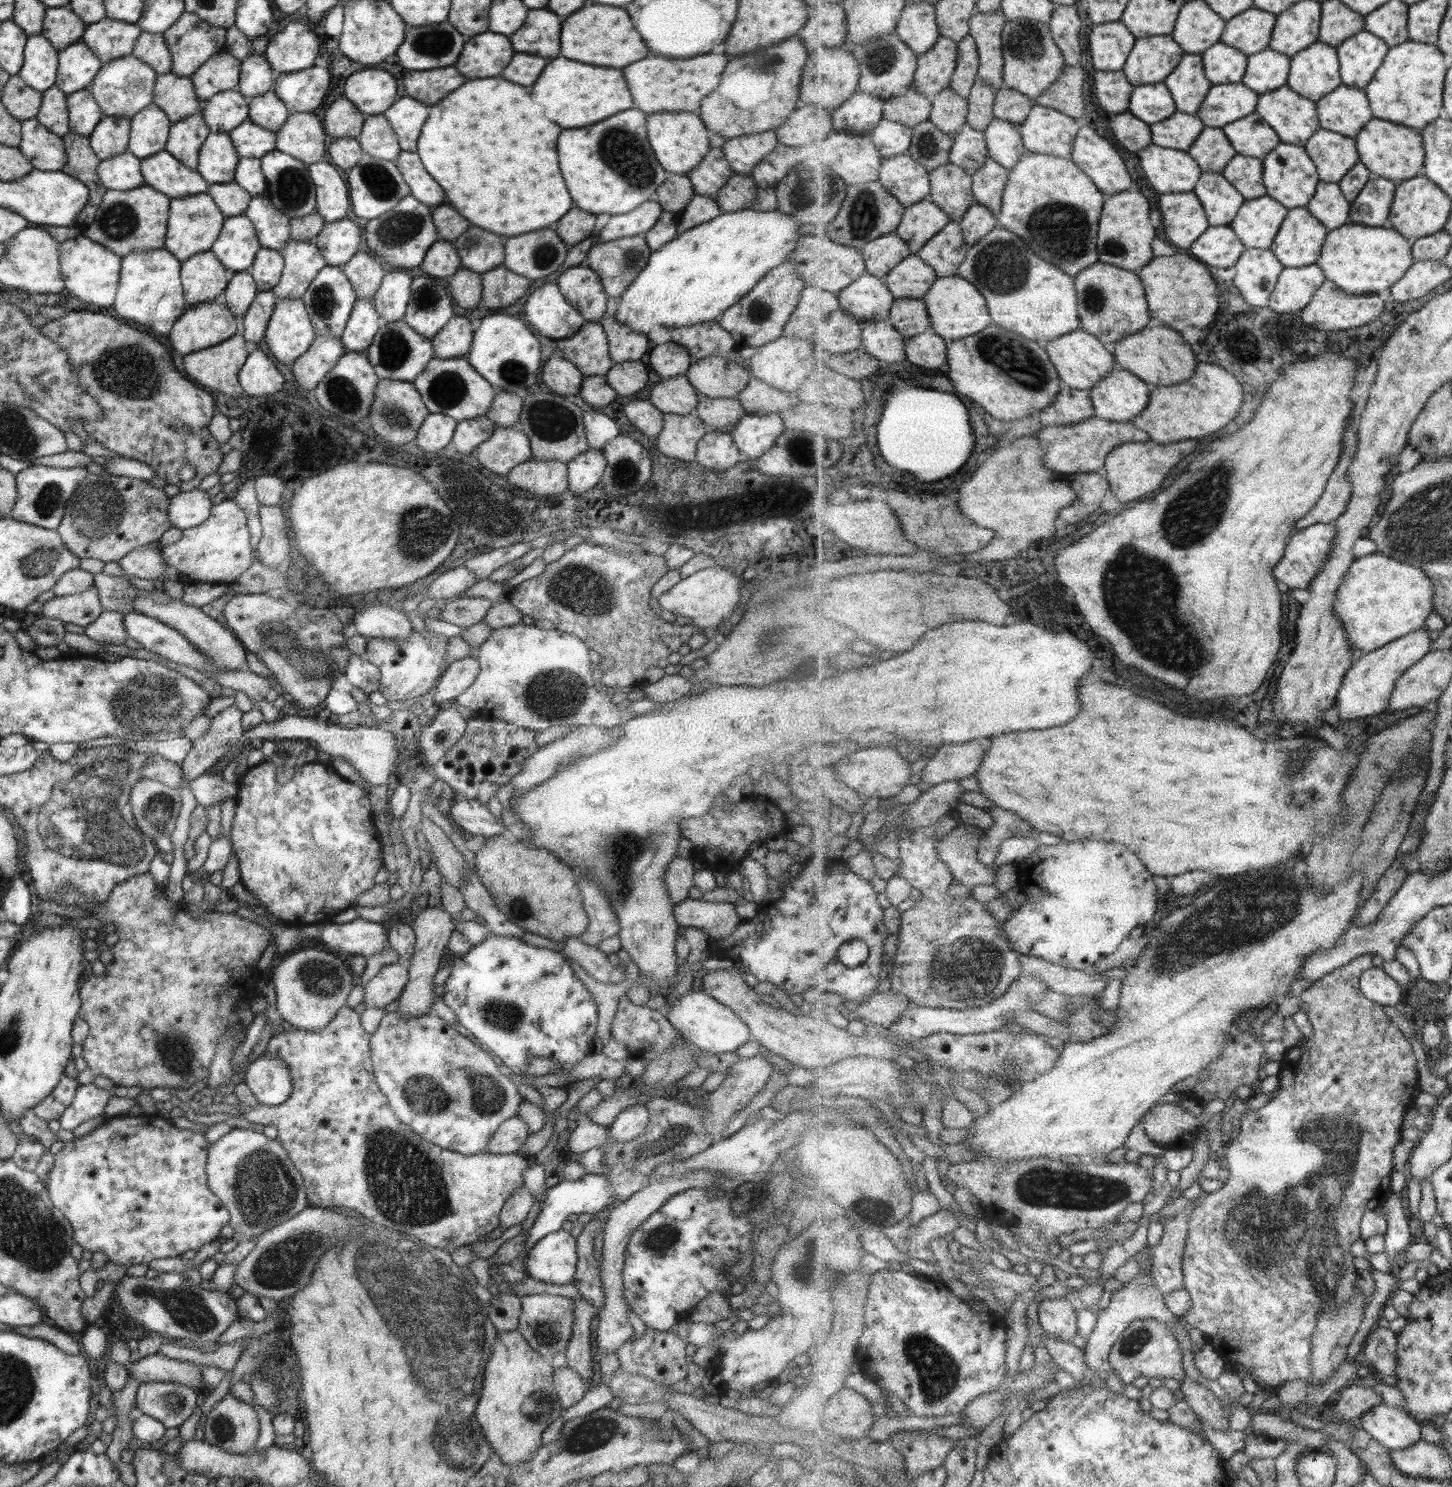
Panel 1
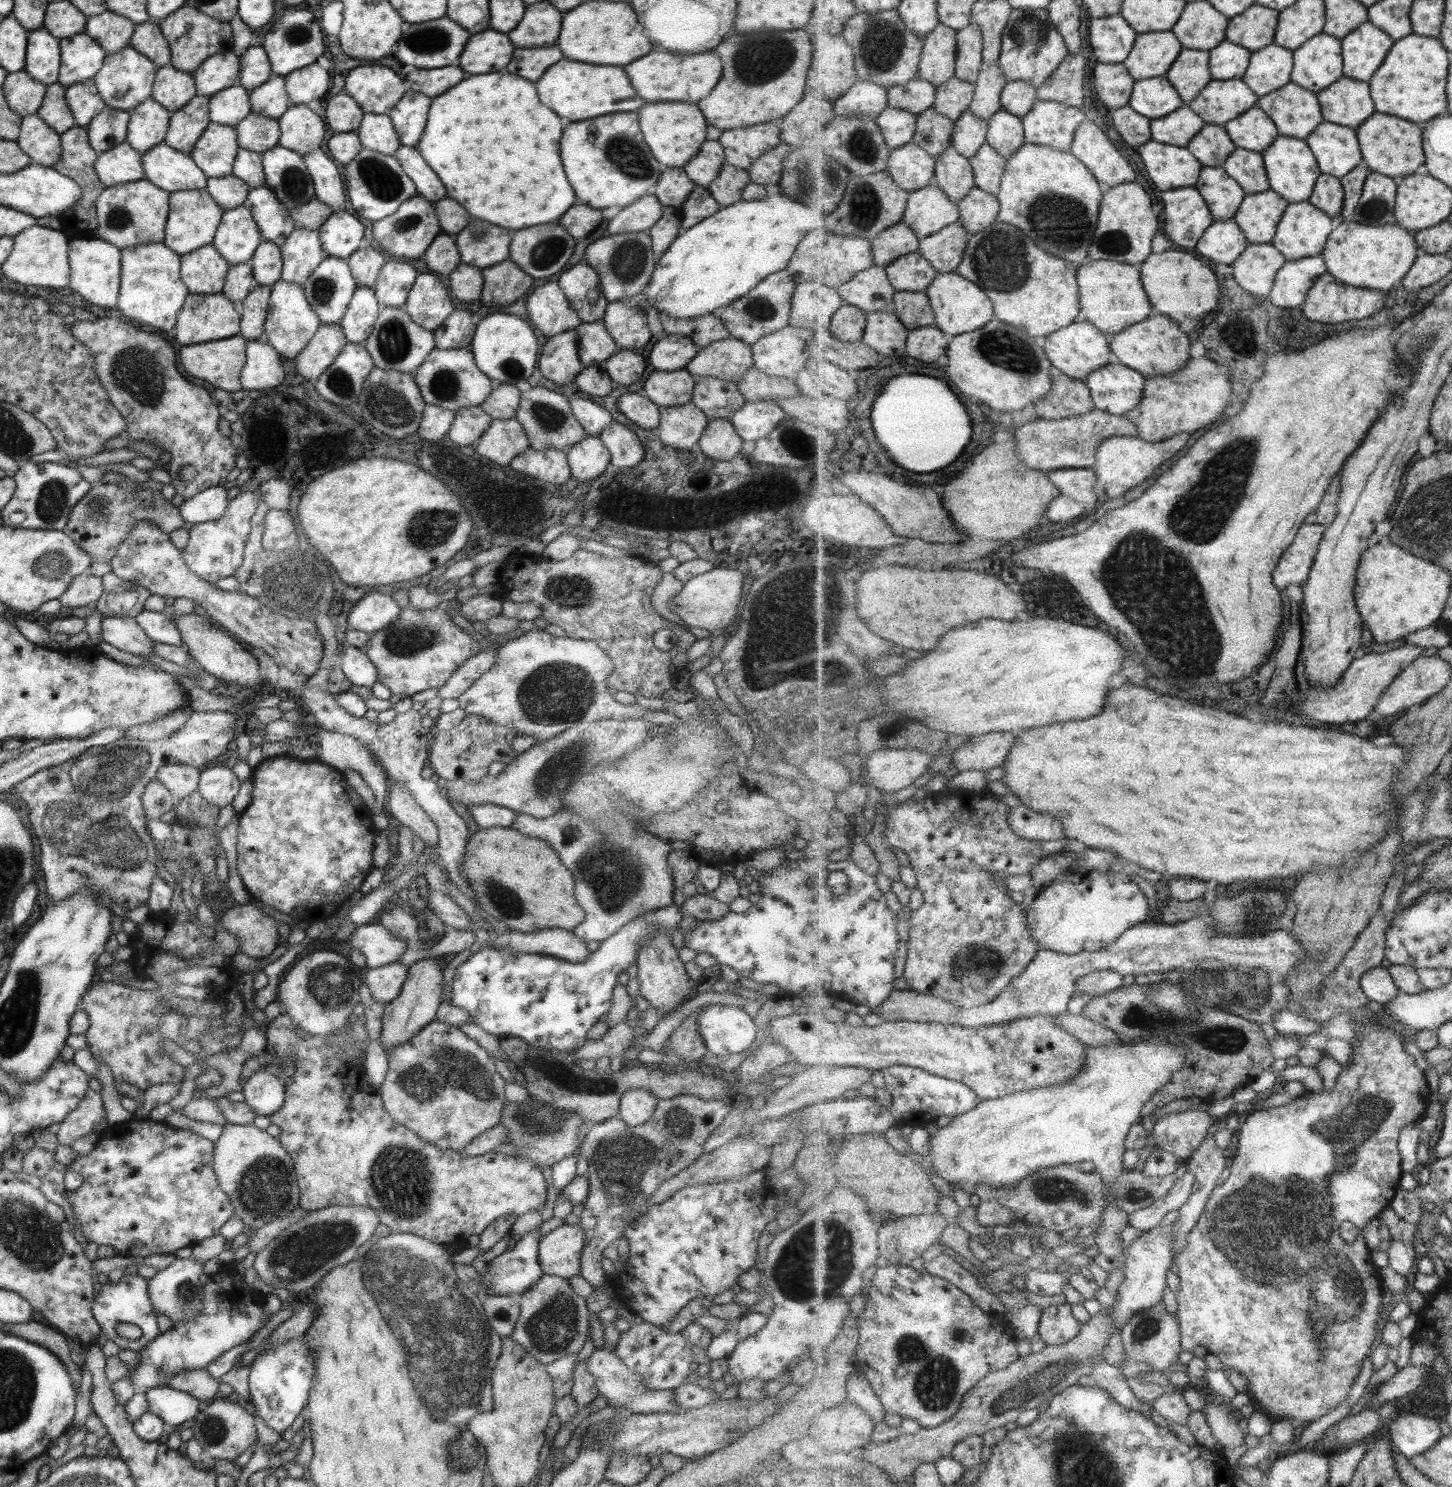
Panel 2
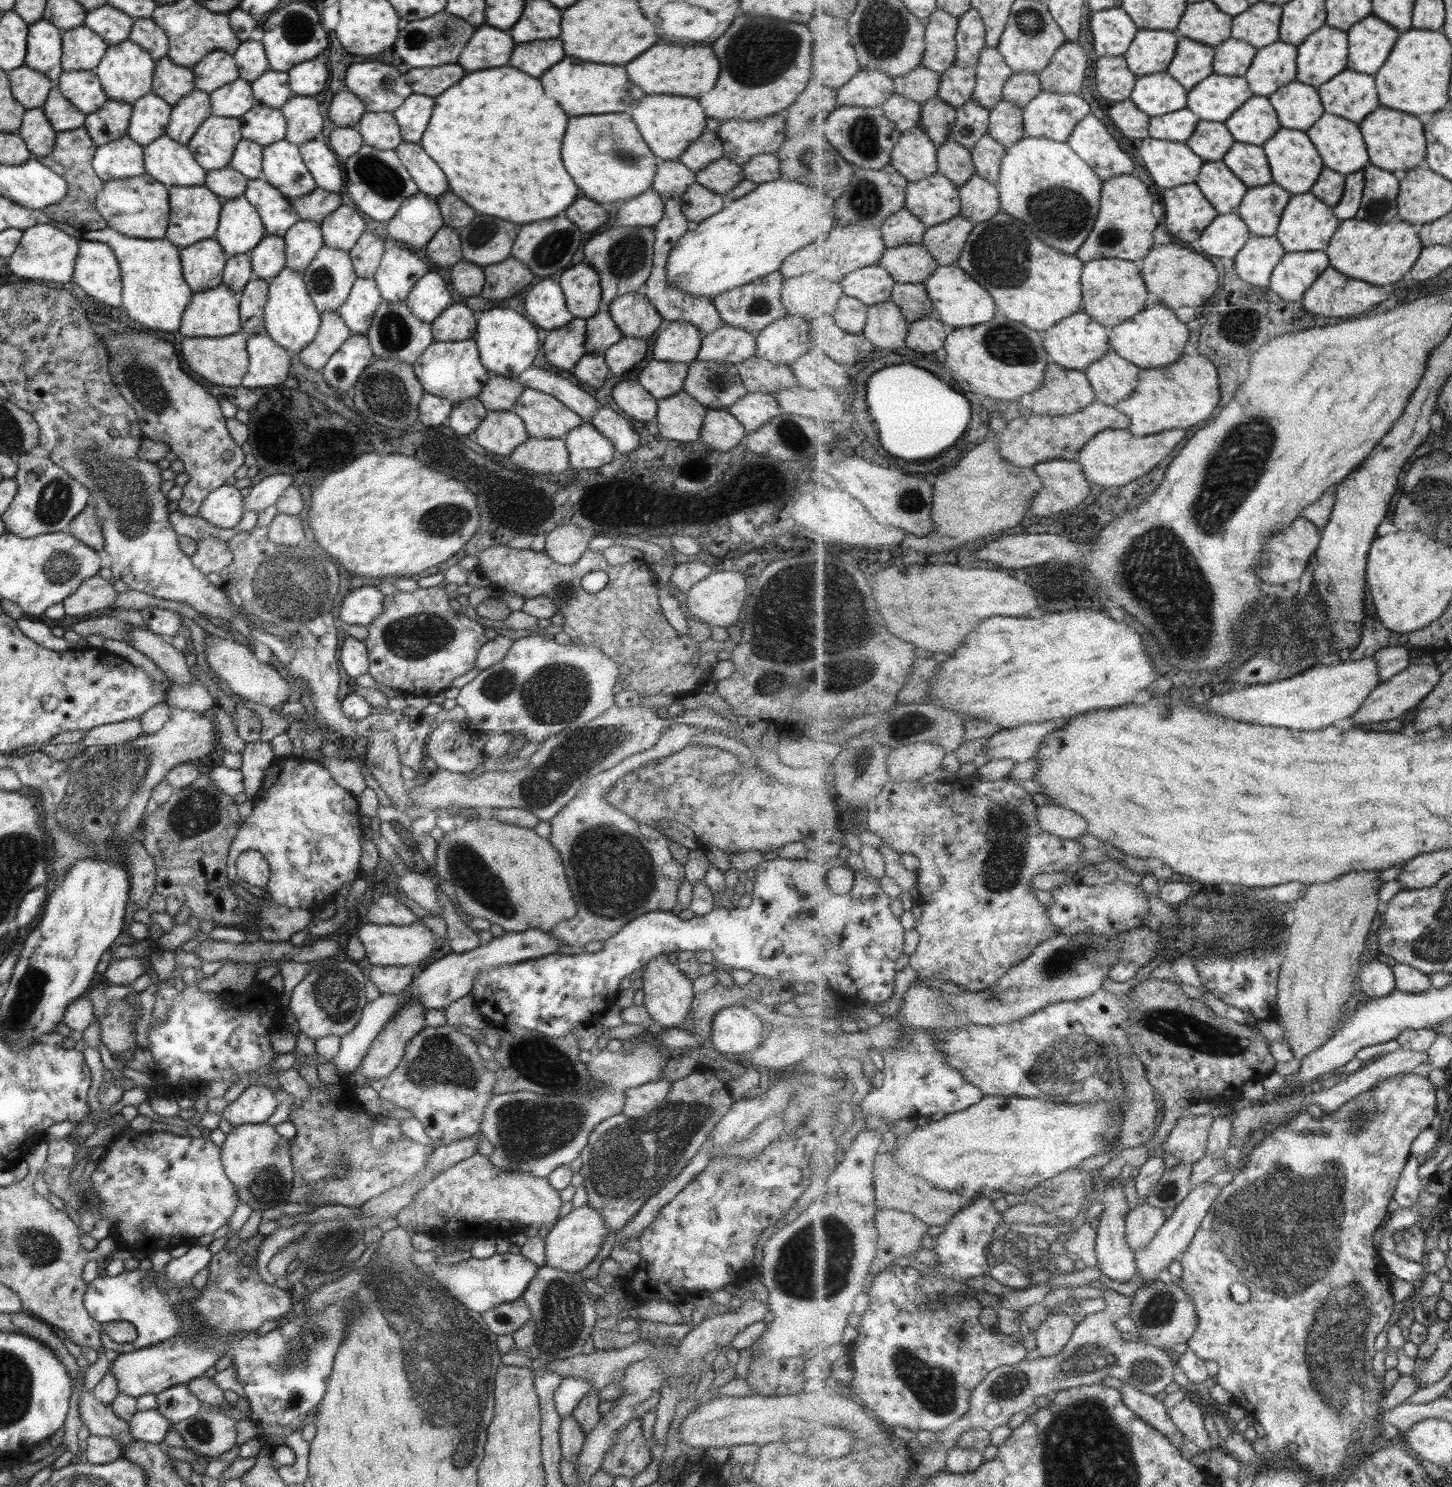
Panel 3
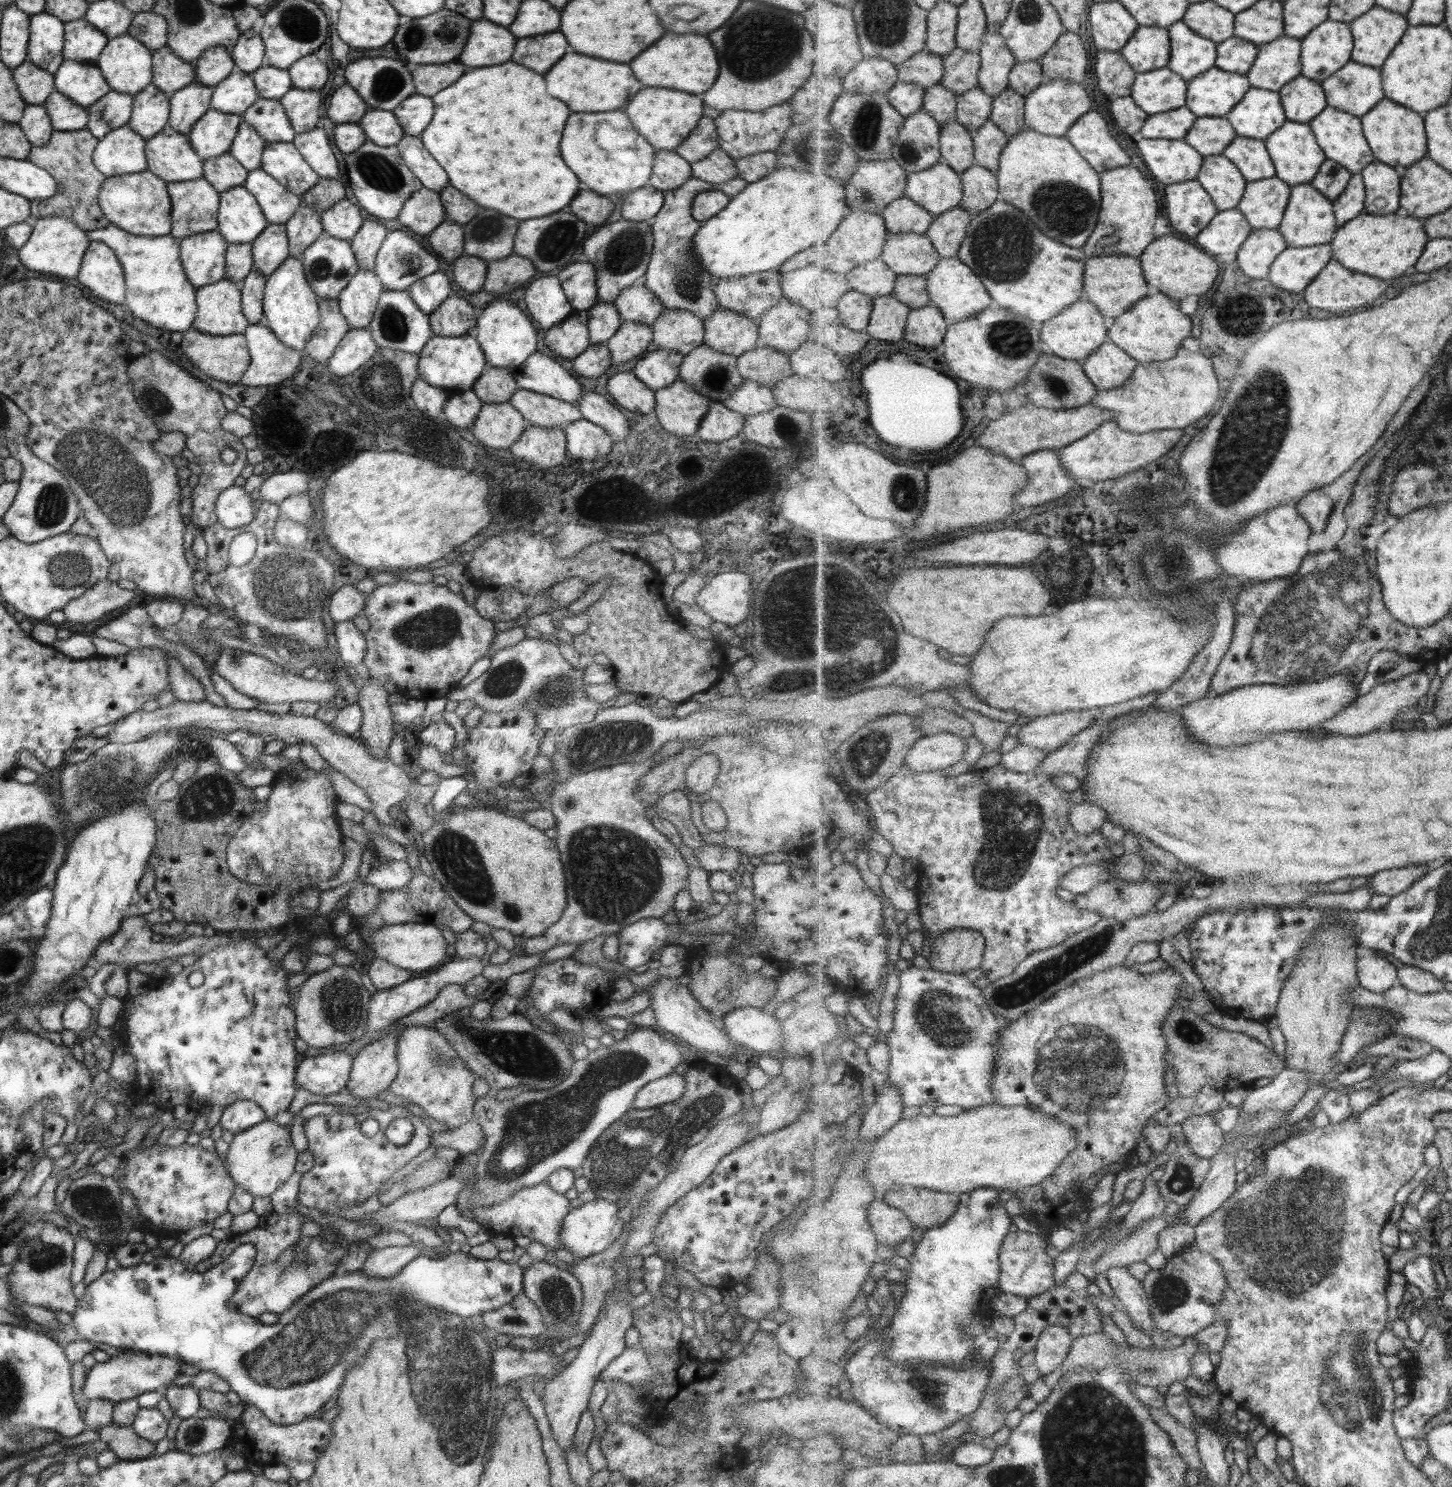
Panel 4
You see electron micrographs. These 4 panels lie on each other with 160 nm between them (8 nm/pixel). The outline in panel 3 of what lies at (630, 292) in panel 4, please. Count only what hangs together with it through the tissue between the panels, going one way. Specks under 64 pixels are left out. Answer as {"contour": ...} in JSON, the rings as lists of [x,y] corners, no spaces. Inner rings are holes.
{"contour":[[[636,292],[618,296],[606,309],[622,336],[646,339],[665,324],[646,296]]]}

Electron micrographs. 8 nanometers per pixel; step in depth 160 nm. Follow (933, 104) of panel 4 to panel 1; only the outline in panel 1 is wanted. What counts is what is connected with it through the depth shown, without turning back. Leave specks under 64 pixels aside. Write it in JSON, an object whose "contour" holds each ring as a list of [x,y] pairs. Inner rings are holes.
{"contour":[[[926,120],[913,127],[913,142],[908,154],[929,172],[950,162],[954,145],[951,134],[943,132],[934,122]]]}

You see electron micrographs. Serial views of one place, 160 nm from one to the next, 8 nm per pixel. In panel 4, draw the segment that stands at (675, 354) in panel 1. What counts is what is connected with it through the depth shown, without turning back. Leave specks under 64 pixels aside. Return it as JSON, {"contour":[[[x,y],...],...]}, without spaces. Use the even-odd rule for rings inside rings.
{"contour":[[[664,308],[652,324],[652,347],[661,350],[674,350],[682,356],[702,345],[704,335],[703,320],[685,310]]]}

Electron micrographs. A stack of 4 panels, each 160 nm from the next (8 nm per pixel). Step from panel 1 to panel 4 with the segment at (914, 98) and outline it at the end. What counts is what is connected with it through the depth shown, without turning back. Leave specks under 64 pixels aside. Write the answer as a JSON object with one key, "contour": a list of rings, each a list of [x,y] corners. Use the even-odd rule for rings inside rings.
{"contour":[[[922,50],[897,67],[901,81],[915,83],[927,90],[941,83],[945,74],[944,66],[943,56]]]}

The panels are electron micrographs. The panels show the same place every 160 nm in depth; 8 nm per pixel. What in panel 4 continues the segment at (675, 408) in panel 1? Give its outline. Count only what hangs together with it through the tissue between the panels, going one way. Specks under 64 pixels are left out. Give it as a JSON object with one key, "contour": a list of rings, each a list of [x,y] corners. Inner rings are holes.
{"contour":[[[652,348],[643,358],[636,362],[631,372],[649,390],[655,392],[673,384],[678,379],[682,355],[674,350]]]}

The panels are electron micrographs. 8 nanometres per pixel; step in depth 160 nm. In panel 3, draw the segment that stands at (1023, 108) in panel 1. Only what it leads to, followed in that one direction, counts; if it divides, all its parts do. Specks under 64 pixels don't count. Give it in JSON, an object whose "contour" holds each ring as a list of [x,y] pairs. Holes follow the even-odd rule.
{"contour":[[[1014,72],[1005,86],[1004,100],[1024,108],[1039,96],[1041,91],[1040,75],[1033,72]]]}

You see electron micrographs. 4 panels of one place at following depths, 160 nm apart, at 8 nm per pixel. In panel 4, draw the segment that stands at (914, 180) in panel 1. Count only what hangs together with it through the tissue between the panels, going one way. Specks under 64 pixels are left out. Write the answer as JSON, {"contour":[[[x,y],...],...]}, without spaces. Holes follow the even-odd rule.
{"contour":[[[924,108],[906,118],[893,156],[909,173],[927,170],[942,160],[940,136],[942,125]]]}

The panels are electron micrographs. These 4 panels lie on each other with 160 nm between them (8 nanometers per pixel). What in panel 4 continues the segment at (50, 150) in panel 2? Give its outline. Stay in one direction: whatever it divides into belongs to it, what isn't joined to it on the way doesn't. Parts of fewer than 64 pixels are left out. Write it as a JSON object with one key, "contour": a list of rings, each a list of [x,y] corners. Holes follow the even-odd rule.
{"contour":[[[26,105],[17,125],[30,146],[45,146],[54,131],[50,125],[50,118],[42,105]]]}

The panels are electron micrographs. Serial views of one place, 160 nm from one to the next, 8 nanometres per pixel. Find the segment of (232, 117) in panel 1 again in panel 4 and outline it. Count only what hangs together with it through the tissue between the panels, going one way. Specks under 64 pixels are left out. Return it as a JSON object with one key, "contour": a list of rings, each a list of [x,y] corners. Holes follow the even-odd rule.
{"contour":[[[236,66],[211,90],[210,108],[223,114],[241,116],[258,97],[250,75],[241,72]]]}

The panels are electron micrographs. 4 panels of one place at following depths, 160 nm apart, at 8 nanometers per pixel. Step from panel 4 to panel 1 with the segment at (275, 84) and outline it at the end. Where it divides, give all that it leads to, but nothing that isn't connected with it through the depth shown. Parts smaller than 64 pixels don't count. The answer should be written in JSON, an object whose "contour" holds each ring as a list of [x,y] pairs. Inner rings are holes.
{"contour":[[[269,90],[248,101],[246,118],[263,130],[276,133],[289,115],[285,105]]]}

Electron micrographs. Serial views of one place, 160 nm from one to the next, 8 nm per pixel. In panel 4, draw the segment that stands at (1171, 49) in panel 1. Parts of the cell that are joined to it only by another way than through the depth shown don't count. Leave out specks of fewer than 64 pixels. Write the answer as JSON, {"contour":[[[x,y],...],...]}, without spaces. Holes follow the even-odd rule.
{"contour":[[[1140,25],[1121,52],[1137,73],[1165,68],[1172,58],[1172,38],[1169,29]]]}

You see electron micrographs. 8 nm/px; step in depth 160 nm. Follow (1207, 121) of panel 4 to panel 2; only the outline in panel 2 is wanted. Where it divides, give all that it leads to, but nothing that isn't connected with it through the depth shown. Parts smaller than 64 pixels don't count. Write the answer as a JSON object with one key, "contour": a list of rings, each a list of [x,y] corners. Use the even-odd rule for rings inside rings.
{"contour":[[[1206,123],[1187,146],[1197,160],[1207,167],[1224,166],[1237,147],[1229,136],[1228,129],[1215,123]]]}

